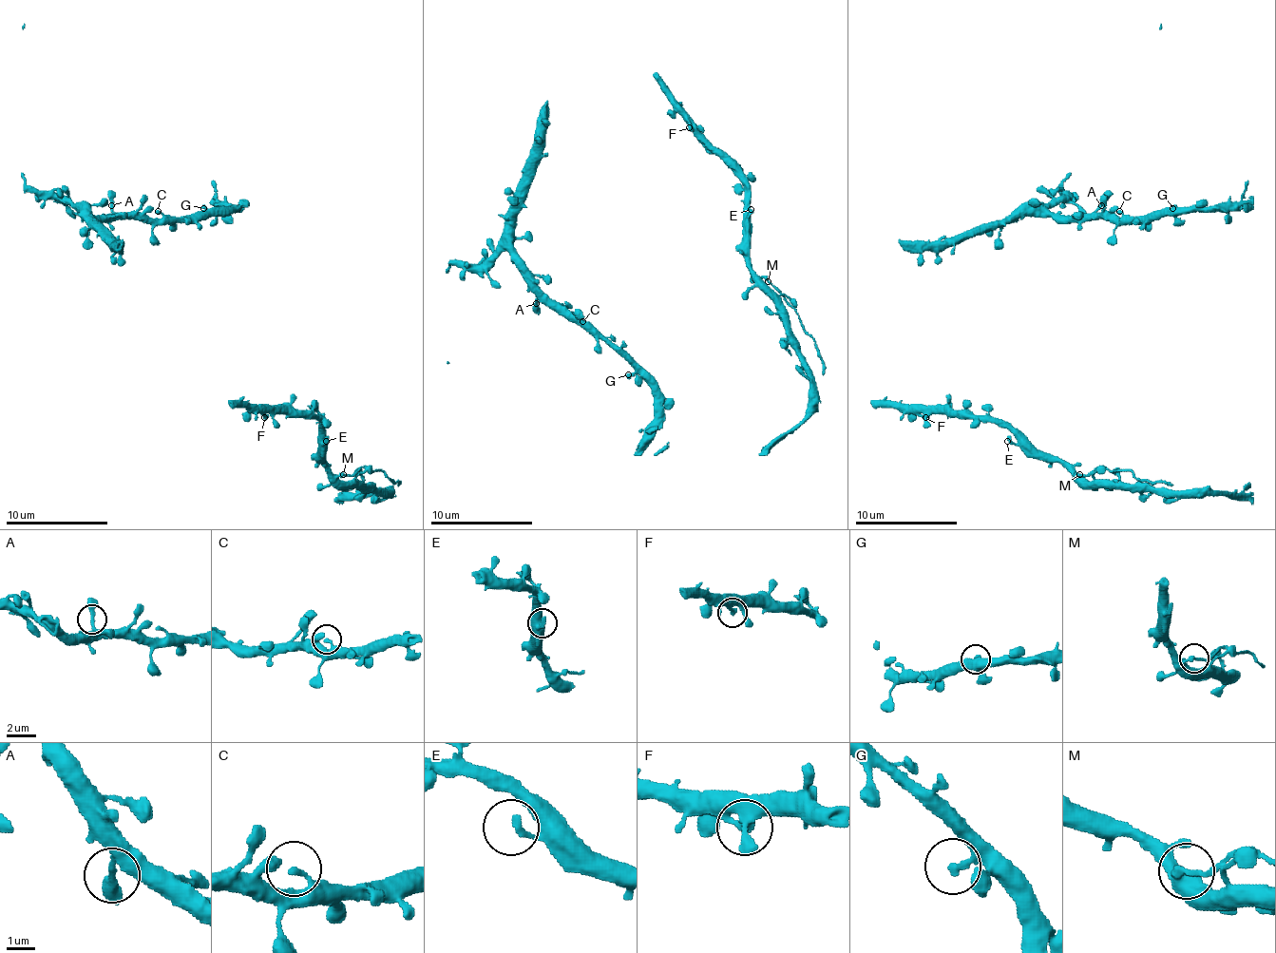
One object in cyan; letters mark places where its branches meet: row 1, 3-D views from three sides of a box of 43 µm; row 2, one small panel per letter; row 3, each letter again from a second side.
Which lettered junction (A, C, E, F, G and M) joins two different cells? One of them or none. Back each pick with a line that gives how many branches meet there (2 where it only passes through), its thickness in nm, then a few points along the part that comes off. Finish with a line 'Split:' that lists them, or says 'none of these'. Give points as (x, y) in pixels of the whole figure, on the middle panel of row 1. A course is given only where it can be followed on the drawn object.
M: branches 2; calibre 200 nm; course (769, 280), (814, 339), (822, 374)
Split: M

